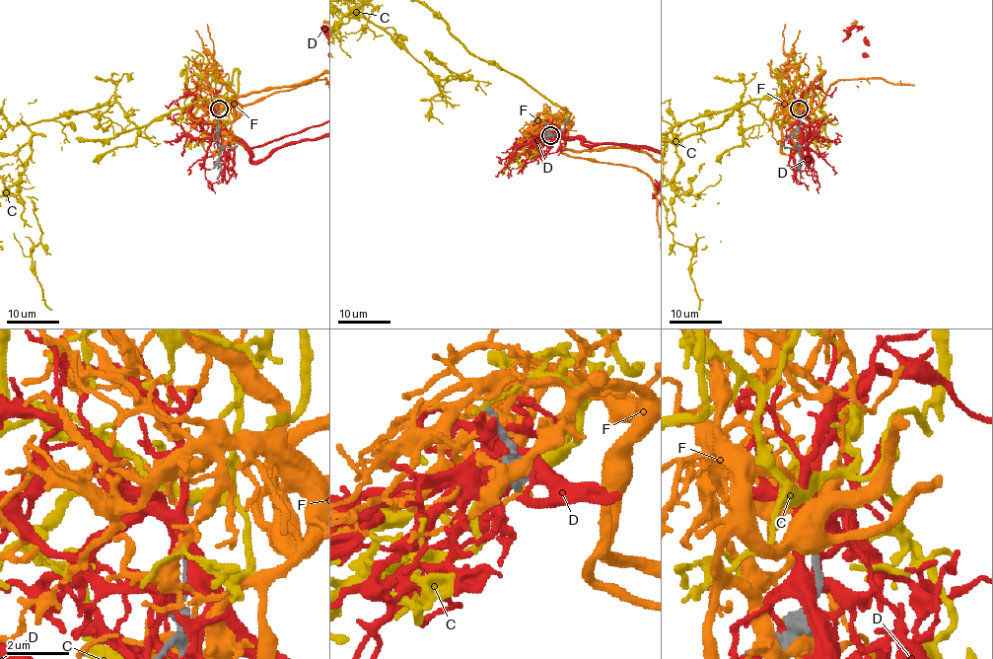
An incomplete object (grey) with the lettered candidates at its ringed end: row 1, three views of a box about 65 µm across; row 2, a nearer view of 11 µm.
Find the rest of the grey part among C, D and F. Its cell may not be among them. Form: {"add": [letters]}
{"add": ["C"]}

